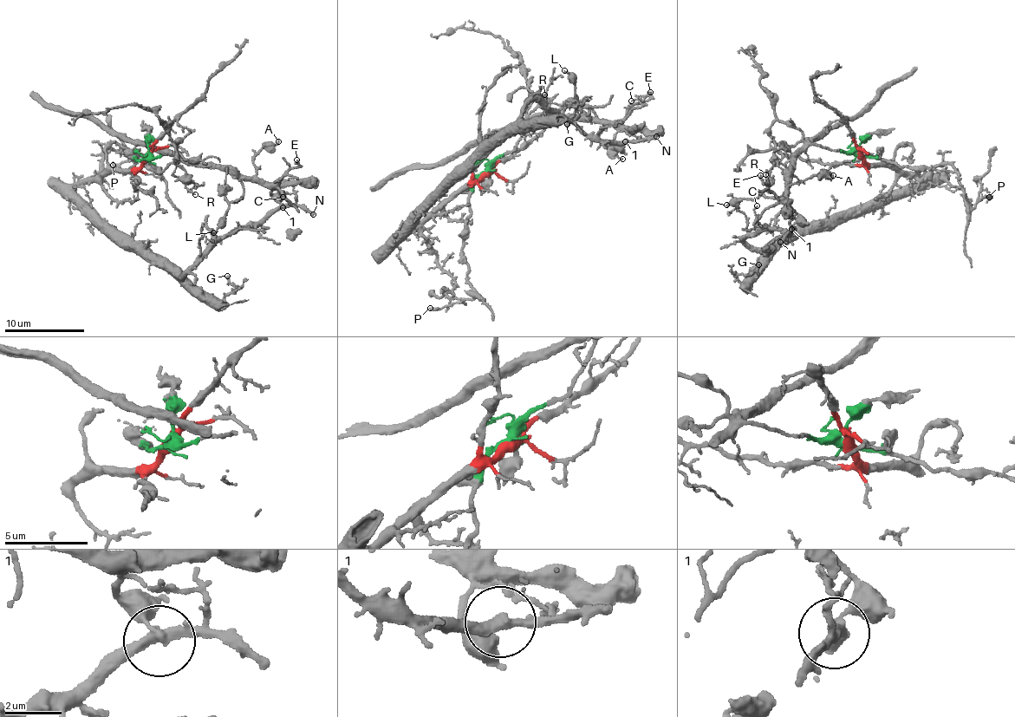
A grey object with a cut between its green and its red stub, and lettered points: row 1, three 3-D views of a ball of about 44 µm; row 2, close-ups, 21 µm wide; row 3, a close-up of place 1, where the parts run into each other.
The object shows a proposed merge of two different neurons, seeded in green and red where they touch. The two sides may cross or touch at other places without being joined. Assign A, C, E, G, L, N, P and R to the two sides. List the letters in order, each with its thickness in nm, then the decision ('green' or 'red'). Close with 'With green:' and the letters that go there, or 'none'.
A: 140 nm | green
C: 120 nm | green
E: 180 nm | green
G: 200 nm | red
L: 150 nm | green
N: 200 nm | red
P: 280 nm | green
R: 110 nm | green
With green: A, C, E, L, P, R

